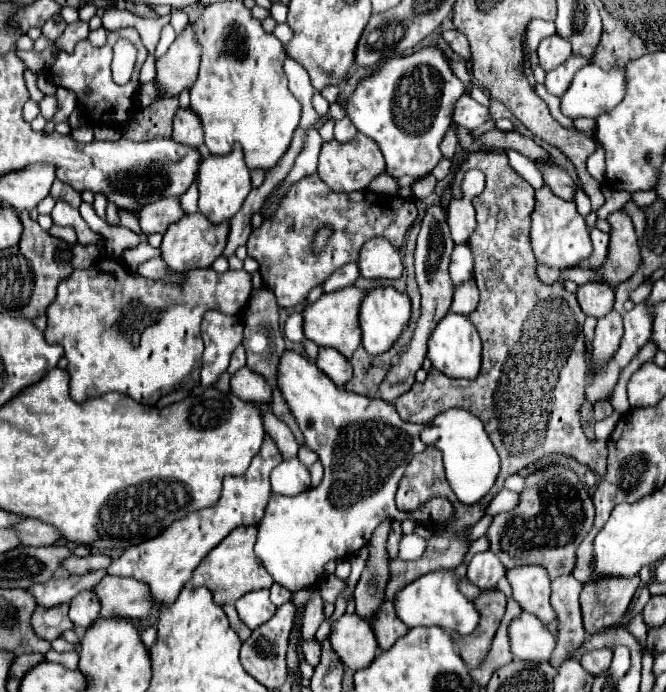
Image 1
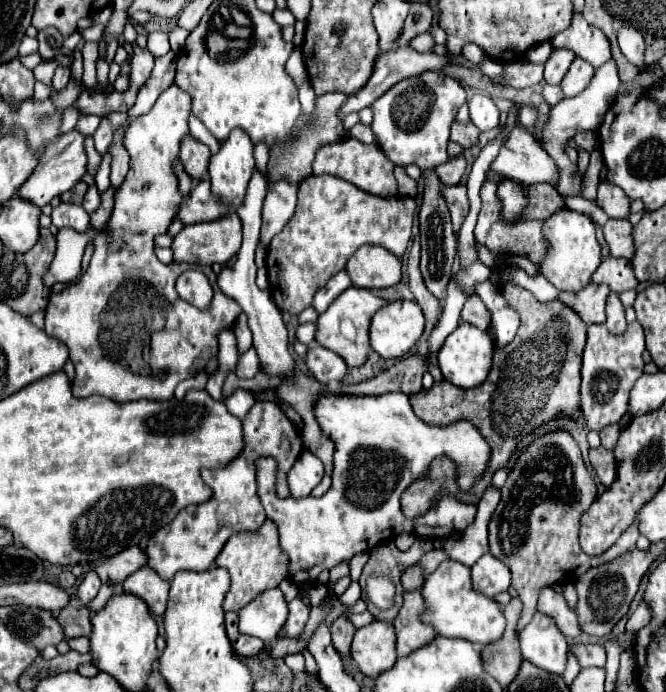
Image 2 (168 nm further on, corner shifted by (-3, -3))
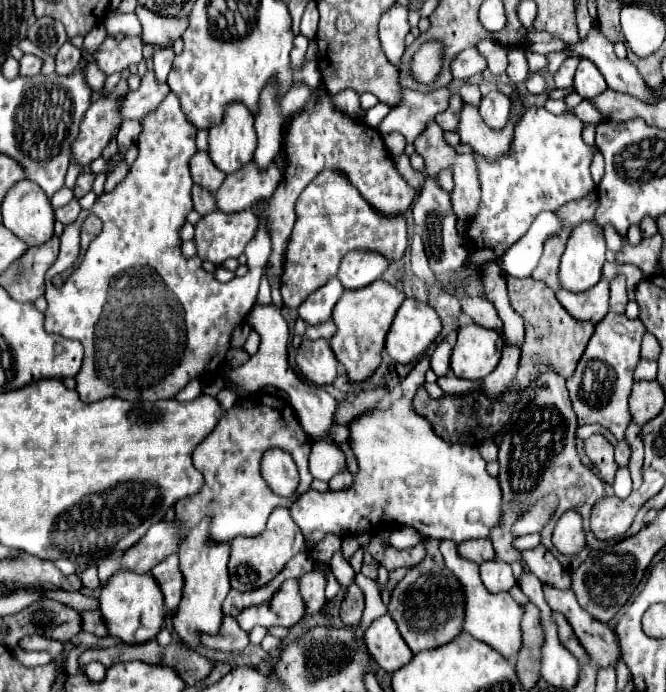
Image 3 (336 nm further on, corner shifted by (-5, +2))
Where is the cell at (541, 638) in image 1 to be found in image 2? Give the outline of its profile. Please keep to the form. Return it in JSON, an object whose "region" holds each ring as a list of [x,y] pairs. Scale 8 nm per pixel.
{"region":[[[536,611],[532,621],[520,631],[520,649],[524,659],[536,667],[562,675],[568,659],[566,637],[558,631],[552,617]]]}

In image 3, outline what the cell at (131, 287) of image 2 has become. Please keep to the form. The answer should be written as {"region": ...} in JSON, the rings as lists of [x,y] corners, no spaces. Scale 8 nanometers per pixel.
{"region":[[[172,92],[152,114],[146,114],[140,120],[140,126],[142,132],[136,140],[138,158],[130,166],[128,176],[112,192],[102,194],[90,210],[82,210],[78,220],[70,224],[80,226],[88,214],[96,214],[104,224],[102,232],[88,246],[82,264],[60,288],[46,280],[48,310],[44,328],[64,338],[78,340],[84,346],[84,362],[76,374],[76,392],[82,402],[96,402],[106,396],[118,396],[132,402],[142,398],[174,398],[190,378],[204,378],[218,372],[226,362],[224,354],[230,348],[230,334],[250,312],[258,294],[260,276],[272,254],[268,220],[260,210],[260,204],[266,200],[256,200],[250,210],[256,214],[260,226],[256,238],[246,246],[246,252],[250,252],[246,276],[220,284],[214,274],[202,268],[200,258],[182,258],[178,228],[186,222],[186,214],[192,210],[190,188],[194,182],[190,178],[188,160],[196,152],[196,126],[188,122],[180,100]]]}

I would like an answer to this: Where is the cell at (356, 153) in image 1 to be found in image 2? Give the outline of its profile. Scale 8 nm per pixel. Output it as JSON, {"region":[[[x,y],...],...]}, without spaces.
{"region":[[[352,137],[320,147],[312,161],[314,175],[330,173],[330,175],[336,175],[336,177],[342,177],[342,179],[354,183],[358,189],[362,189],[370,195],[386,197],[386,199],[398,197],[398,183],[396,183],[392,171],[394,171],[394,163],[382,153],[382,149],[378,145],[366,145]]]}

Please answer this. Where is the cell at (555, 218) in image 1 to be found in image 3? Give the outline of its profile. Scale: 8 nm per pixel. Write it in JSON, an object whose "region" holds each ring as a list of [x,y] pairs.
{"region":[[[594,220],[580,222],[566,244],[560,260],[560,286],[570,292],[584,292],[592,288],[602,274],[606,242],[602,228]]]}

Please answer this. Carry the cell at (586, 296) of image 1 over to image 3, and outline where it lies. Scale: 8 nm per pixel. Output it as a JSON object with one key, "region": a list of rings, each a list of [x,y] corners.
{"region":[[[602,278],[596,286],[578,294],[560,288],[556,290],[556,298],[576,320],[590,320],[592,324],[598,324],[608,314],[608,280]]]}

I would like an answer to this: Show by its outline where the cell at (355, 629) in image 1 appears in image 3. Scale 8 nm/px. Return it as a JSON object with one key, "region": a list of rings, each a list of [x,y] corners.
{"region":[[[390,614],[376,618],[364,632],[364,644],[370,652],[370,658],[386,672],[396,672],[410,662],[412,652],[398,634],[396,622]]]}

